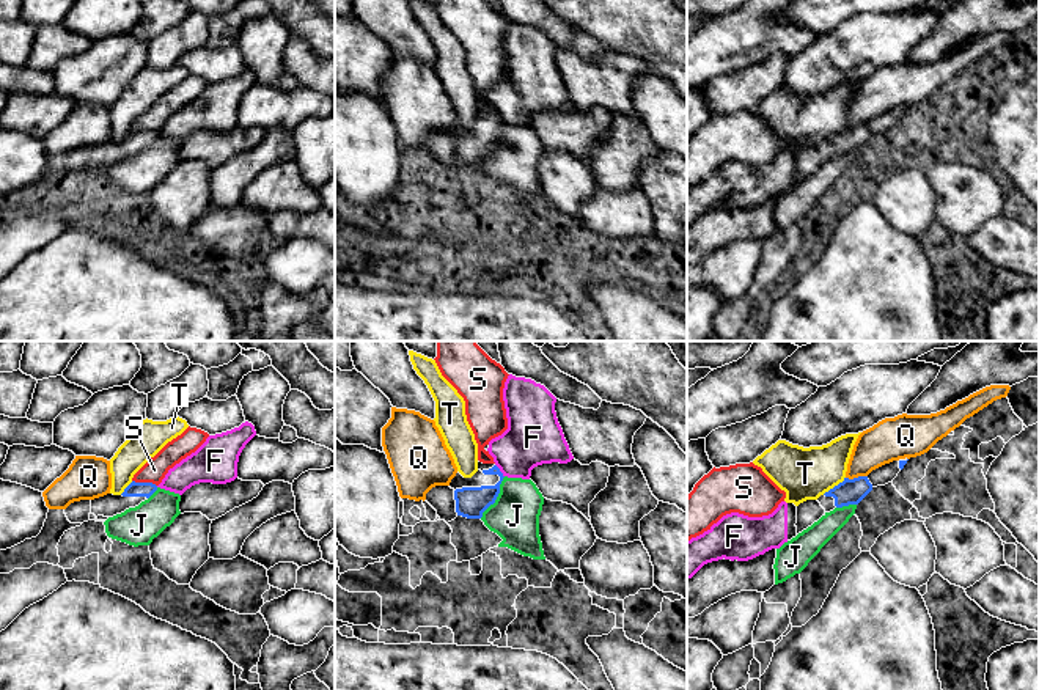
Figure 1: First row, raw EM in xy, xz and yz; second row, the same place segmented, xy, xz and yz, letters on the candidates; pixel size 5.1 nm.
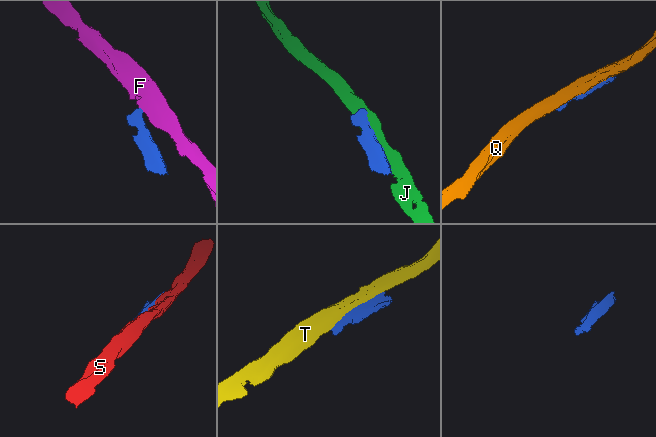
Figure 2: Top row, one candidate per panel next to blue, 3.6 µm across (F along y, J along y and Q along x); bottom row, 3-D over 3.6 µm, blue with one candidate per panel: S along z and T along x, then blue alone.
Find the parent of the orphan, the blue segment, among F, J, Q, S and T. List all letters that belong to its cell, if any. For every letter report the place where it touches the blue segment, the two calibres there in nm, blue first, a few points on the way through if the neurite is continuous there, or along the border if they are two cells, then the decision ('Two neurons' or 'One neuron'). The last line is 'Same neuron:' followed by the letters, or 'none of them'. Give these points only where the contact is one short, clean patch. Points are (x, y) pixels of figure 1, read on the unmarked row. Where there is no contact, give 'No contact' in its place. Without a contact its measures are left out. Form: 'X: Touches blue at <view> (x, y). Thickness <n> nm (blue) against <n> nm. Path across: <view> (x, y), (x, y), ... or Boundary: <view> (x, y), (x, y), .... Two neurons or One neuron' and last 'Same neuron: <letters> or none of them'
F: Touches blue at xz (499, 118). Thickness 160 nm (blue) against 280 nm. Boundary: xz (495, 112), (503, 124). Two neurons
J: Touches blue at xz (497, 143). Thickness 160 nm (blue) against 260 nm. Two neurons
Q: Touches blue at yz (855, 126). Thickness 130 nm (blue) against 200 nm. Two neurons
S: Touches blue at xy (145, 131). Thickness 80 nm (blue) against 120 nm. Two neurons
T: Touches blue at yz (835, 134). Thickness 130 nm (blue) against 280 nm. Two neurons
Same neuron: none of them

